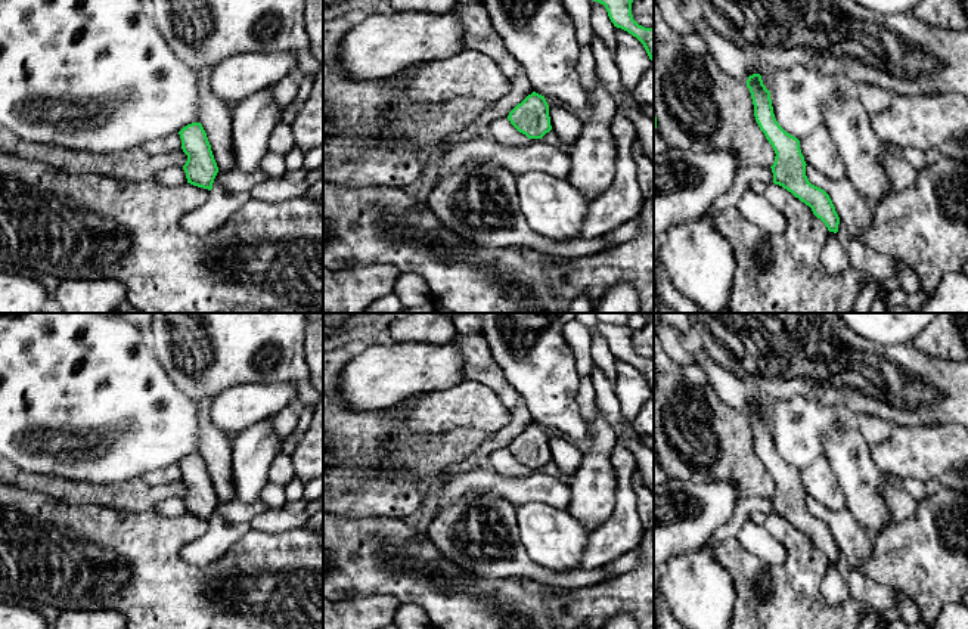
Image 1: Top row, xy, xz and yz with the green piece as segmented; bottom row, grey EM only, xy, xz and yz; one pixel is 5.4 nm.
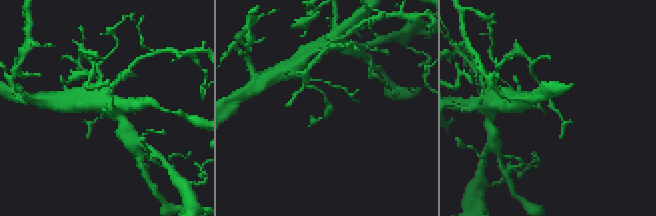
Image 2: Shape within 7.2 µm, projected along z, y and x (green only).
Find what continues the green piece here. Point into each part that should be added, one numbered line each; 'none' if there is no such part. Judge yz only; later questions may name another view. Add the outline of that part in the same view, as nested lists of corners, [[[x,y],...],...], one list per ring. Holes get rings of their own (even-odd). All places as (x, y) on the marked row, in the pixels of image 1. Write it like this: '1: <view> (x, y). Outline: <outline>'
none

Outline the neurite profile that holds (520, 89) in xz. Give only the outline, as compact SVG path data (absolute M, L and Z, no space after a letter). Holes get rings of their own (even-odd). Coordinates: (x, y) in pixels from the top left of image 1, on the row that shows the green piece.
M521 68L516 77L511 81L511 90L506 96L494 102L485 109L474 123L462 131L446 136L437 146L431 148L426 154L426 162L421 176L416 196L421 202L426 202L431 189L435 185L437 170L441 155L447 148L456 143L466 142L475 136L485 134L487 126L499 118L508 117L509 112L521 103L528 94L533 93L530 80Z

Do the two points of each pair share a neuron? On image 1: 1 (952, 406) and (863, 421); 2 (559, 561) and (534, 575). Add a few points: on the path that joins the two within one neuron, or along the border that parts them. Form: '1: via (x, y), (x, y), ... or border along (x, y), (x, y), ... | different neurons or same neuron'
1: border along (856, 415), (877, 415), (893, 425) | different neurons
2: border along (523, 545), (534, 561), (552, 570), (577, 570) | different neurons

